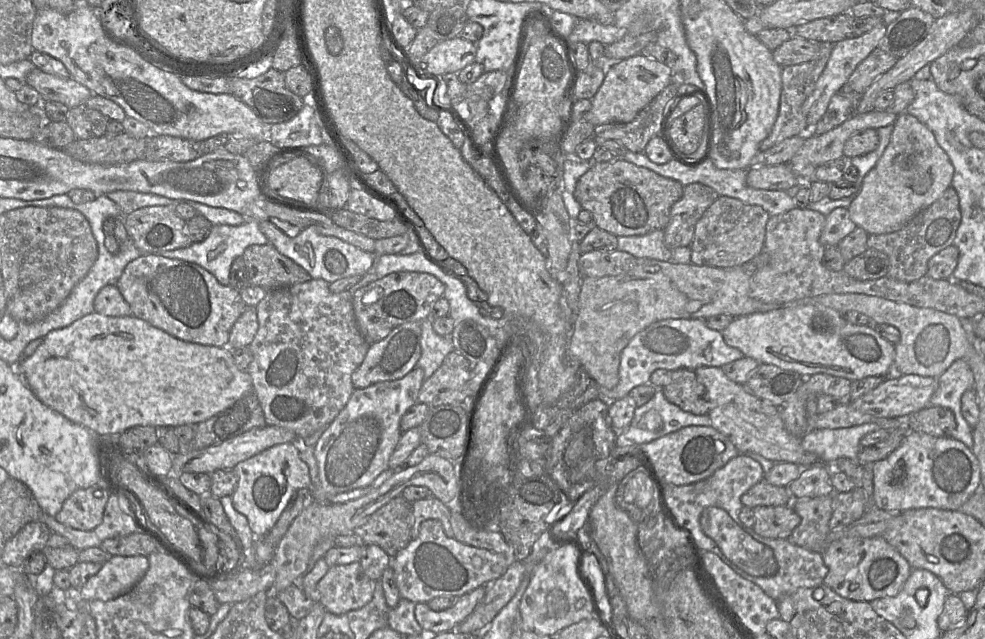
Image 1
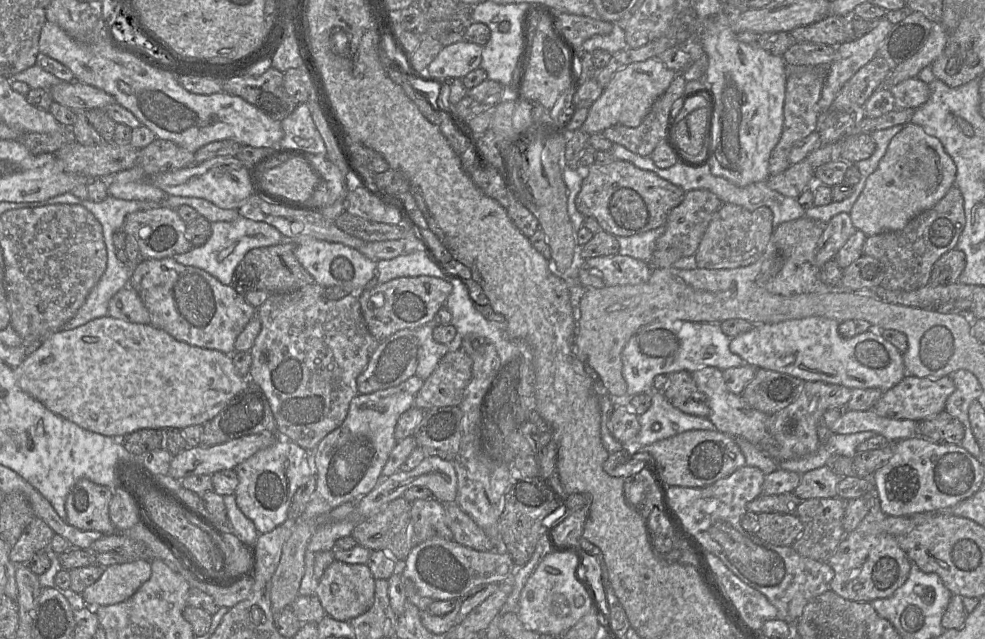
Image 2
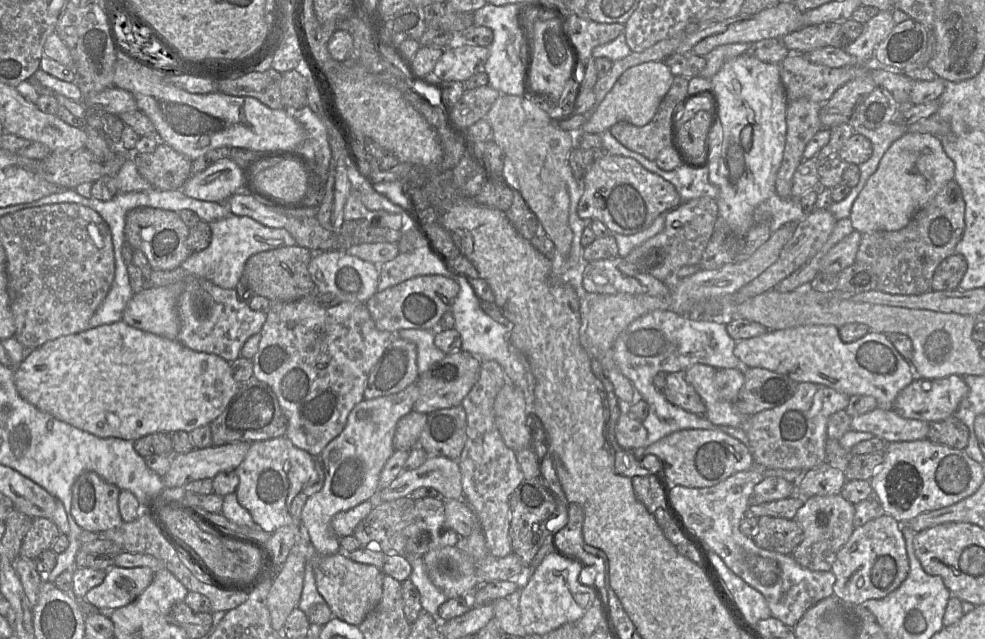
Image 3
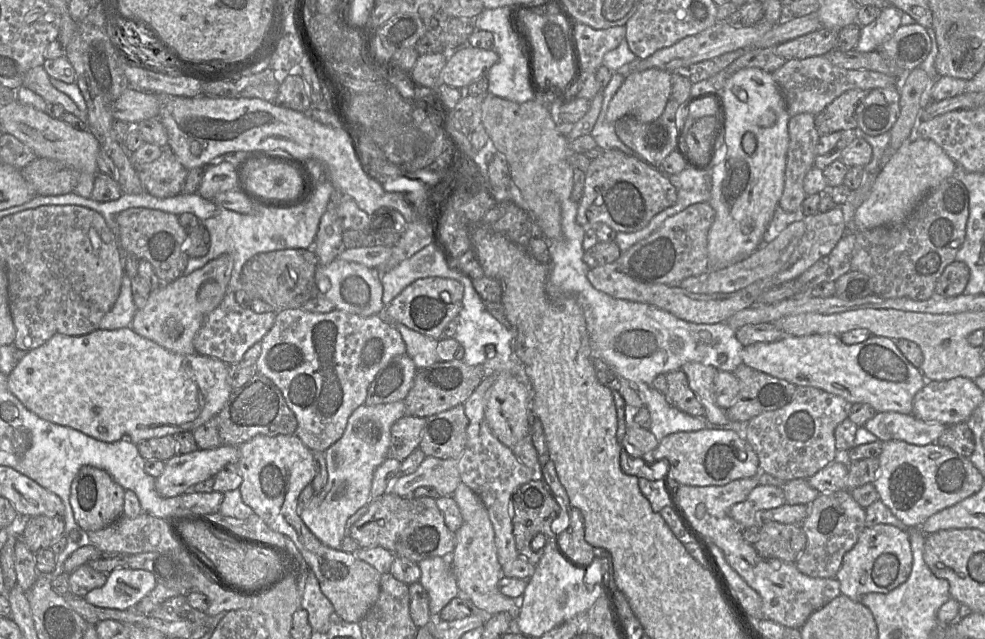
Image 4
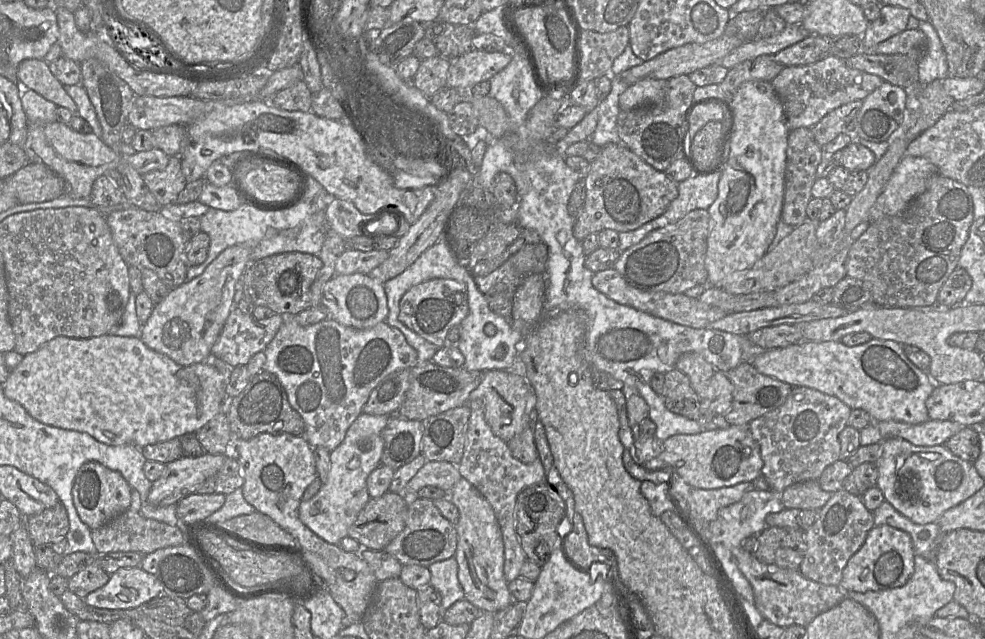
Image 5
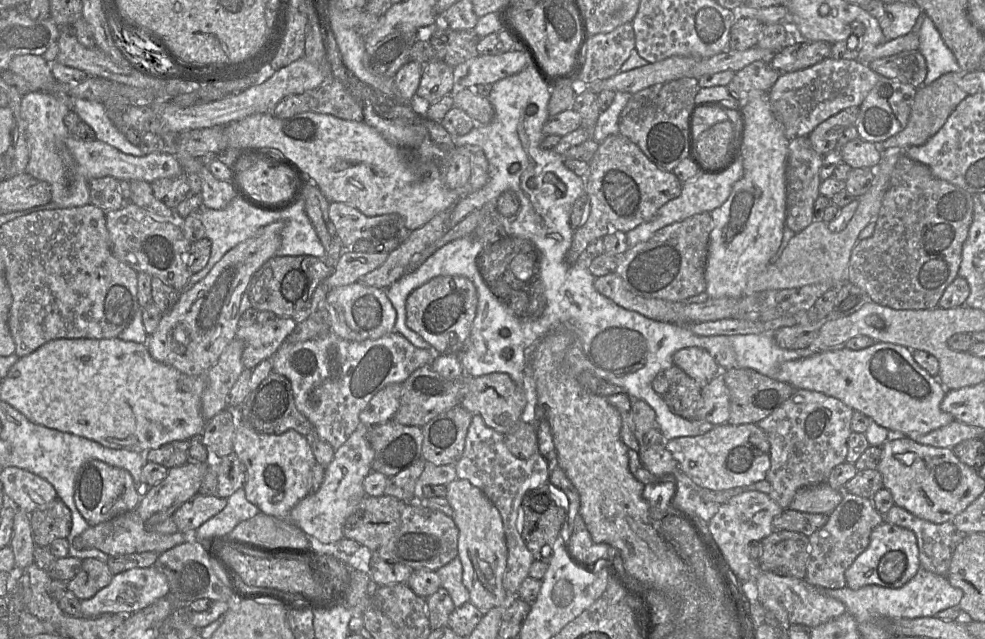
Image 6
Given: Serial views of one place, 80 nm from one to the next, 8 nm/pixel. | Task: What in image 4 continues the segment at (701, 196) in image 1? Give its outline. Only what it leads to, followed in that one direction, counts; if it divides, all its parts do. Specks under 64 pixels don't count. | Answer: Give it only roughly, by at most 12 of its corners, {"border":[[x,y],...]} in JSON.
{"border":[[709,202],[692,204],[622,253],[642,283],[710,271]]}

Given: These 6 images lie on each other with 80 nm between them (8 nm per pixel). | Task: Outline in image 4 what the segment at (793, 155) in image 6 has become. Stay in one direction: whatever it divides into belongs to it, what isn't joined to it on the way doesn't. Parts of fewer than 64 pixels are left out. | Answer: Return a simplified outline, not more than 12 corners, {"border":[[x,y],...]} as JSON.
{"border":[[791,116],[779,205],[801,208],[820,134],[815,116]]}

